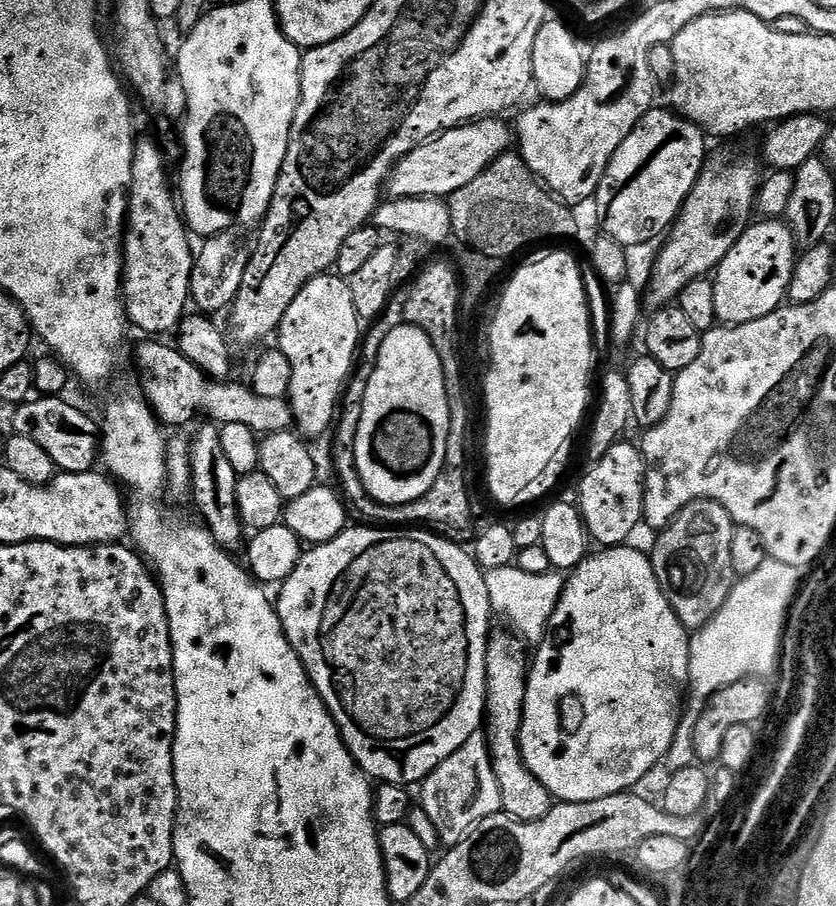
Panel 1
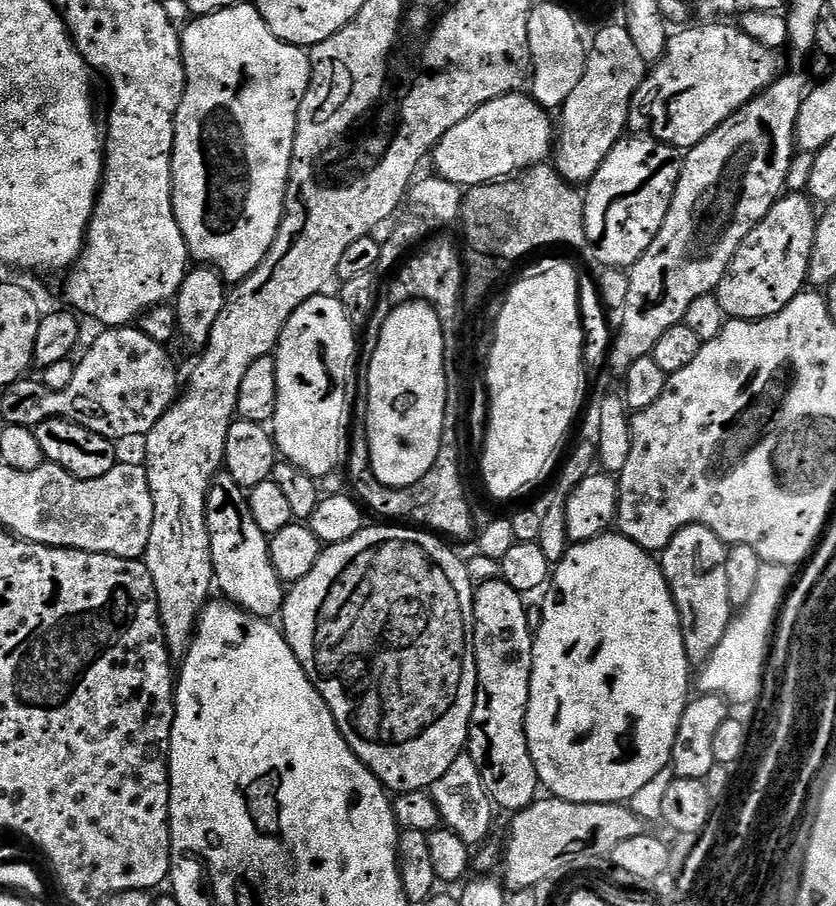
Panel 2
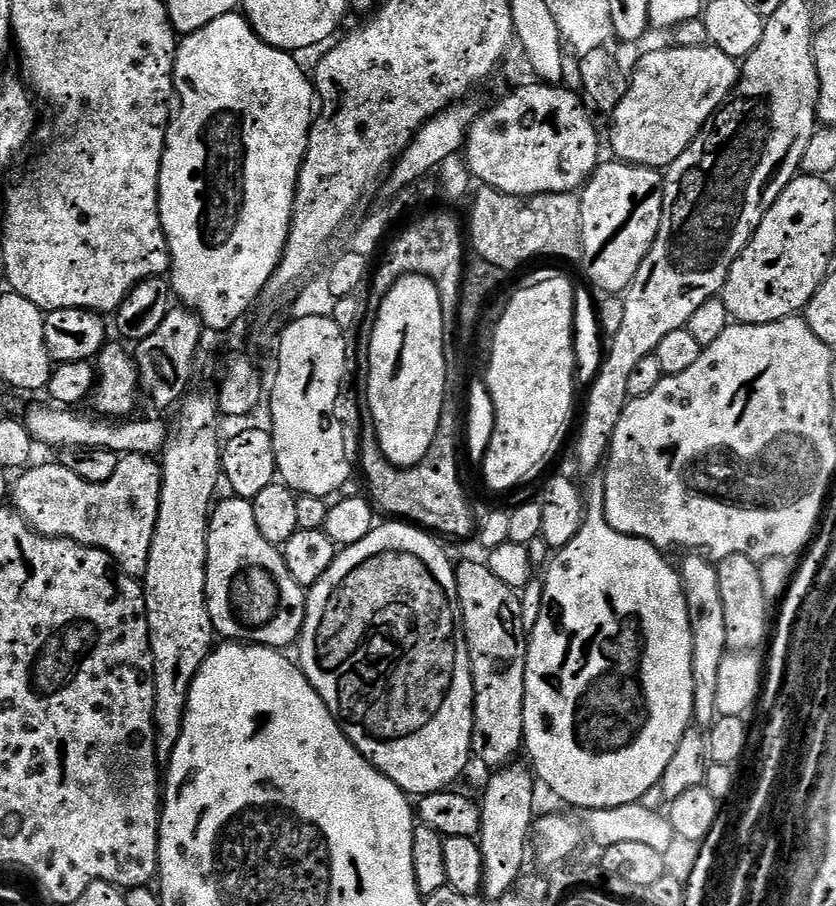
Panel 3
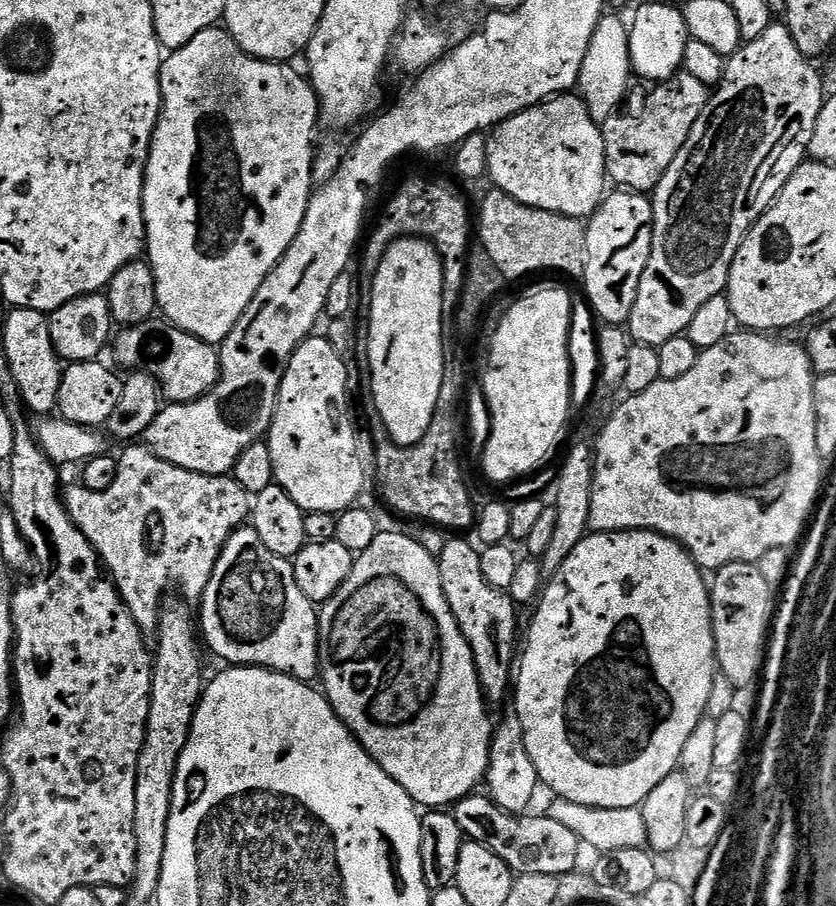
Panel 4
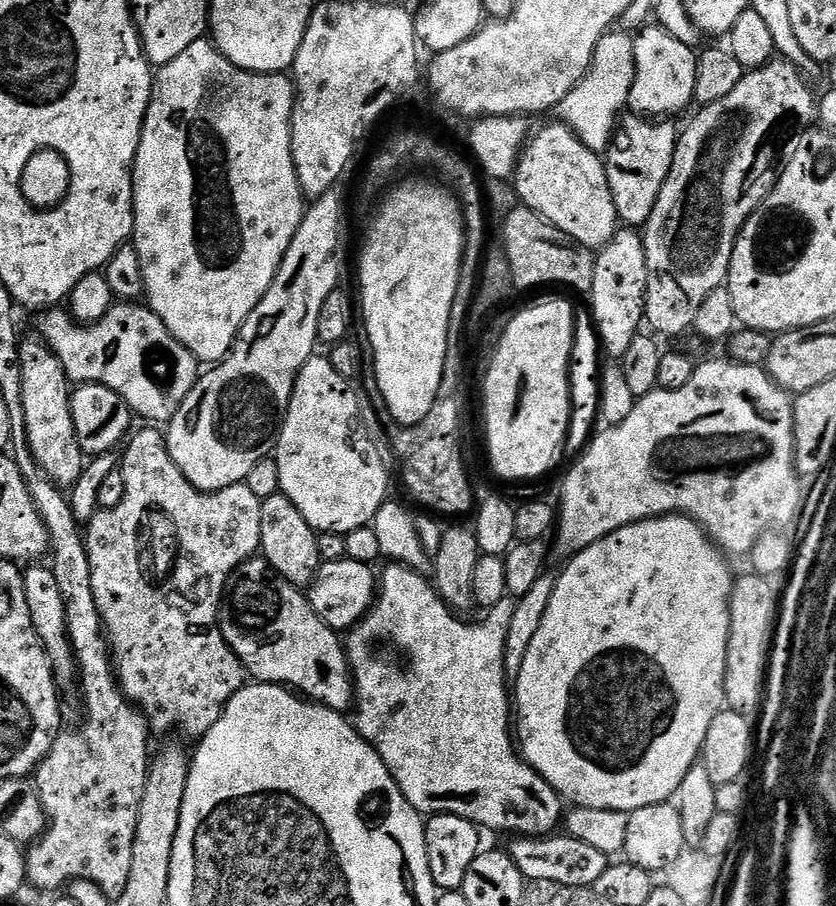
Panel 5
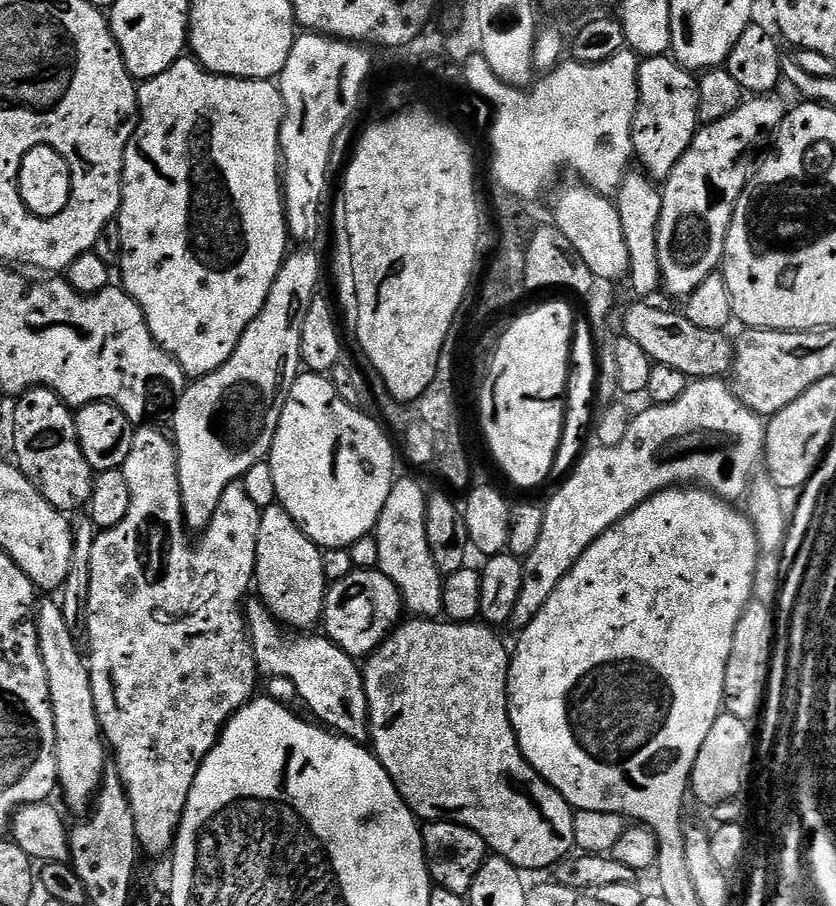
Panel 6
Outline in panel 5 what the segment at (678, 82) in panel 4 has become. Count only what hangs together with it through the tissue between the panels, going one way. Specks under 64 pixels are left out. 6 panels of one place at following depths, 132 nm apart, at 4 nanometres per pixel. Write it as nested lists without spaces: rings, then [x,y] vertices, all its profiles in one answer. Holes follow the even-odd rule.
[[[621,115],[612,134],[612,141],[603,153],[606,178],[619,223],[629,229],[636,230],[647,224],[658,202],[658,194],[670,174],[678,139],[678,128],[672,124],[675,123],[664,118]]]

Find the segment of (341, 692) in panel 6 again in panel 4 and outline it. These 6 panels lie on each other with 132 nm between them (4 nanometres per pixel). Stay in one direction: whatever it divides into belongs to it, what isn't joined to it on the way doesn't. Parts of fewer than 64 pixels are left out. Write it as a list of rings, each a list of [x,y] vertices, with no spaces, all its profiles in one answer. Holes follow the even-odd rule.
[[[251,526],[239,528],[226,542],[200,606],[198,628],[203,643],[207,651],[209,648],[214,655],[221,656],[225,665],[271,668],[305,682],[317,679],[320,670],[317,605],[302,594],[294,578],[292,560],[262,548],[262,538]]]

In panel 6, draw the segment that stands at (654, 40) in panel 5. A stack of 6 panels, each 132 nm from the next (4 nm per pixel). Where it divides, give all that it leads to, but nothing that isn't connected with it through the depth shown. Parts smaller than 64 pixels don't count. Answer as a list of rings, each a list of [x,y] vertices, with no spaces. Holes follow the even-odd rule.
[[[667,55],[650,56],[641,63],[638,74],[638,106],[632,123],[632,151],[645,176],[656,182],[667,180],[676,163],[686,154],[690,142],[701,127],[698,114],[697,77]]]

